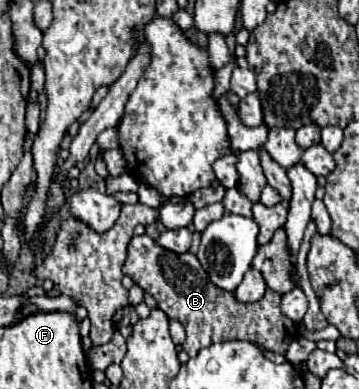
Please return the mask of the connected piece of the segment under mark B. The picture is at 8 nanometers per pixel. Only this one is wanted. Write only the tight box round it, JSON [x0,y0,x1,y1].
[122,235,298,357]

